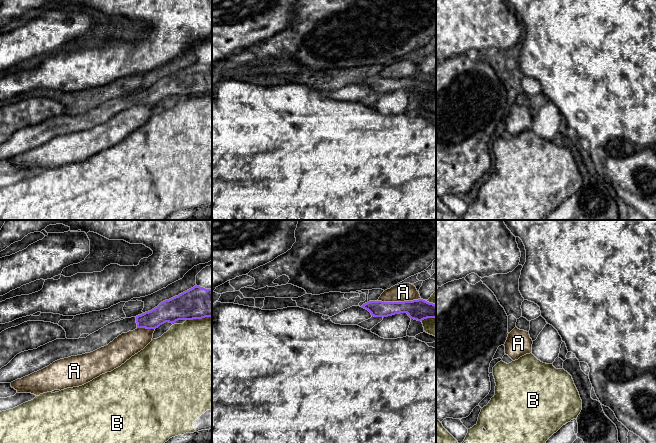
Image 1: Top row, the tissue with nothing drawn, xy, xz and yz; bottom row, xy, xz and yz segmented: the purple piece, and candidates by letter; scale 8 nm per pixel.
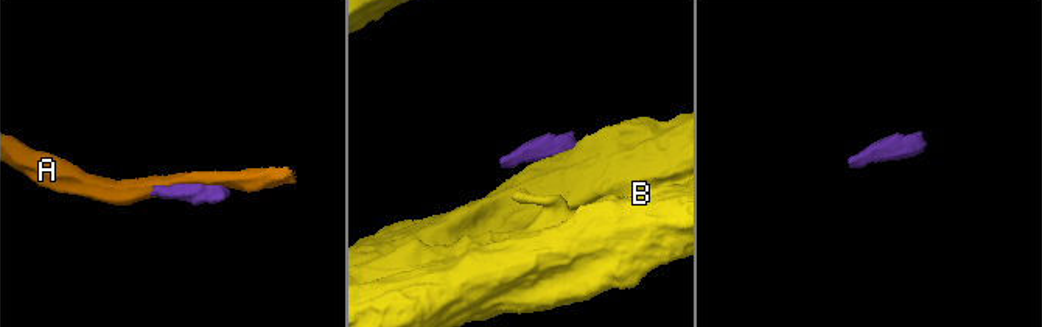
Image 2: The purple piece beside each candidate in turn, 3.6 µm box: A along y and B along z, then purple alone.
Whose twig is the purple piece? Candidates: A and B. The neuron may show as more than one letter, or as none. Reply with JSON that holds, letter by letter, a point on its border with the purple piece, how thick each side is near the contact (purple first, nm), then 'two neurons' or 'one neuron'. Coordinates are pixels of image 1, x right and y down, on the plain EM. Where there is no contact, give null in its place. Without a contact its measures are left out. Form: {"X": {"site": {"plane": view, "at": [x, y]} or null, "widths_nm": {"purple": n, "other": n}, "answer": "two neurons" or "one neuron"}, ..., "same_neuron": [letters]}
{"A": {"site": {"plane": "xz", "at": [399, 78]}, "widths_nm": {"purple": 160, "other": 140}, "answer": "two neurons"}, "B": {"site": {"plane": "xy", "at": [198, 94]}, "widths_nm": {"purple": 260, "other": 500}, "answer": "two neurons"}, "same_neuron": []}

